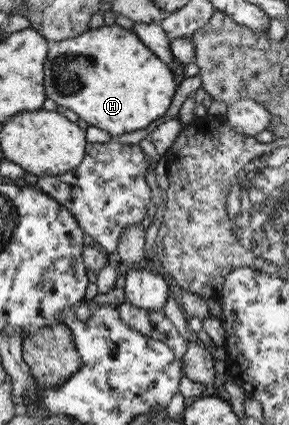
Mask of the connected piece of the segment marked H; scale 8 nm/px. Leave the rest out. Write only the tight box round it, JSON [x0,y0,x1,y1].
[42,24,176,138]

